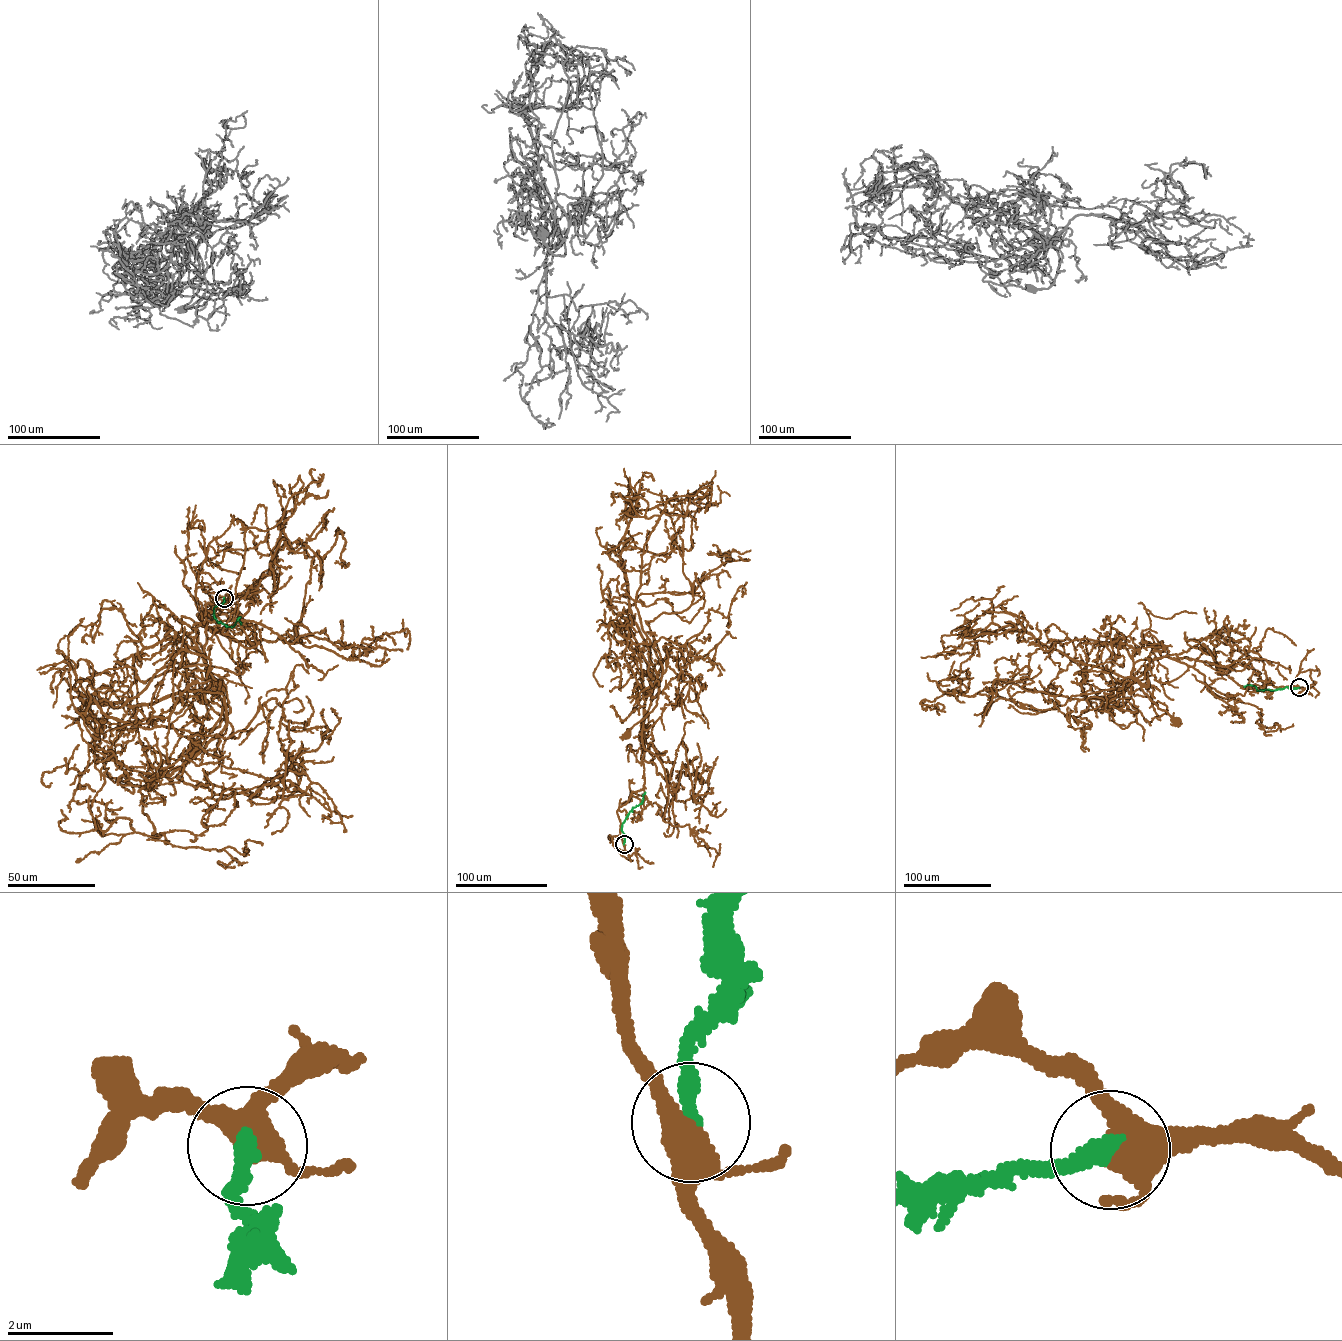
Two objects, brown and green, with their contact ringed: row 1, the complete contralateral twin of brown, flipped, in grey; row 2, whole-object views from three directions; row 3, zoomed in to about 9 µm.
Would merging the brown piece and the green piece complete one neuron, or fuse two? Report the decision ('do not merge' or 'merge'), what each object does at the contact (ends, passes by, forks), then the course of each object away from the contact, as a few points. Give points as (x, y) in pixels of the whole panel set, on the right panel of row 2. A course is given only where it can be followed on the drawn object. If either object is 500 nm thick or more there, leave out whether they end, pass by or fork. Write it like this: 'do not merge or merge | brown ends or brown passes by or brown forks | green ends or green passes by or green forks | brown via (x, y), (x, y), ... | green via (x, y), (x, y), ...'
do not merge | brown forks | green ends | brown via (1299, 687), (1269, 682), (1244, 687), (1218, 664), (1155, 658), (1136, 678), (1176, 721) | green via (1299, 687), (1259, 690), (1254, 686), (1244, 686)

